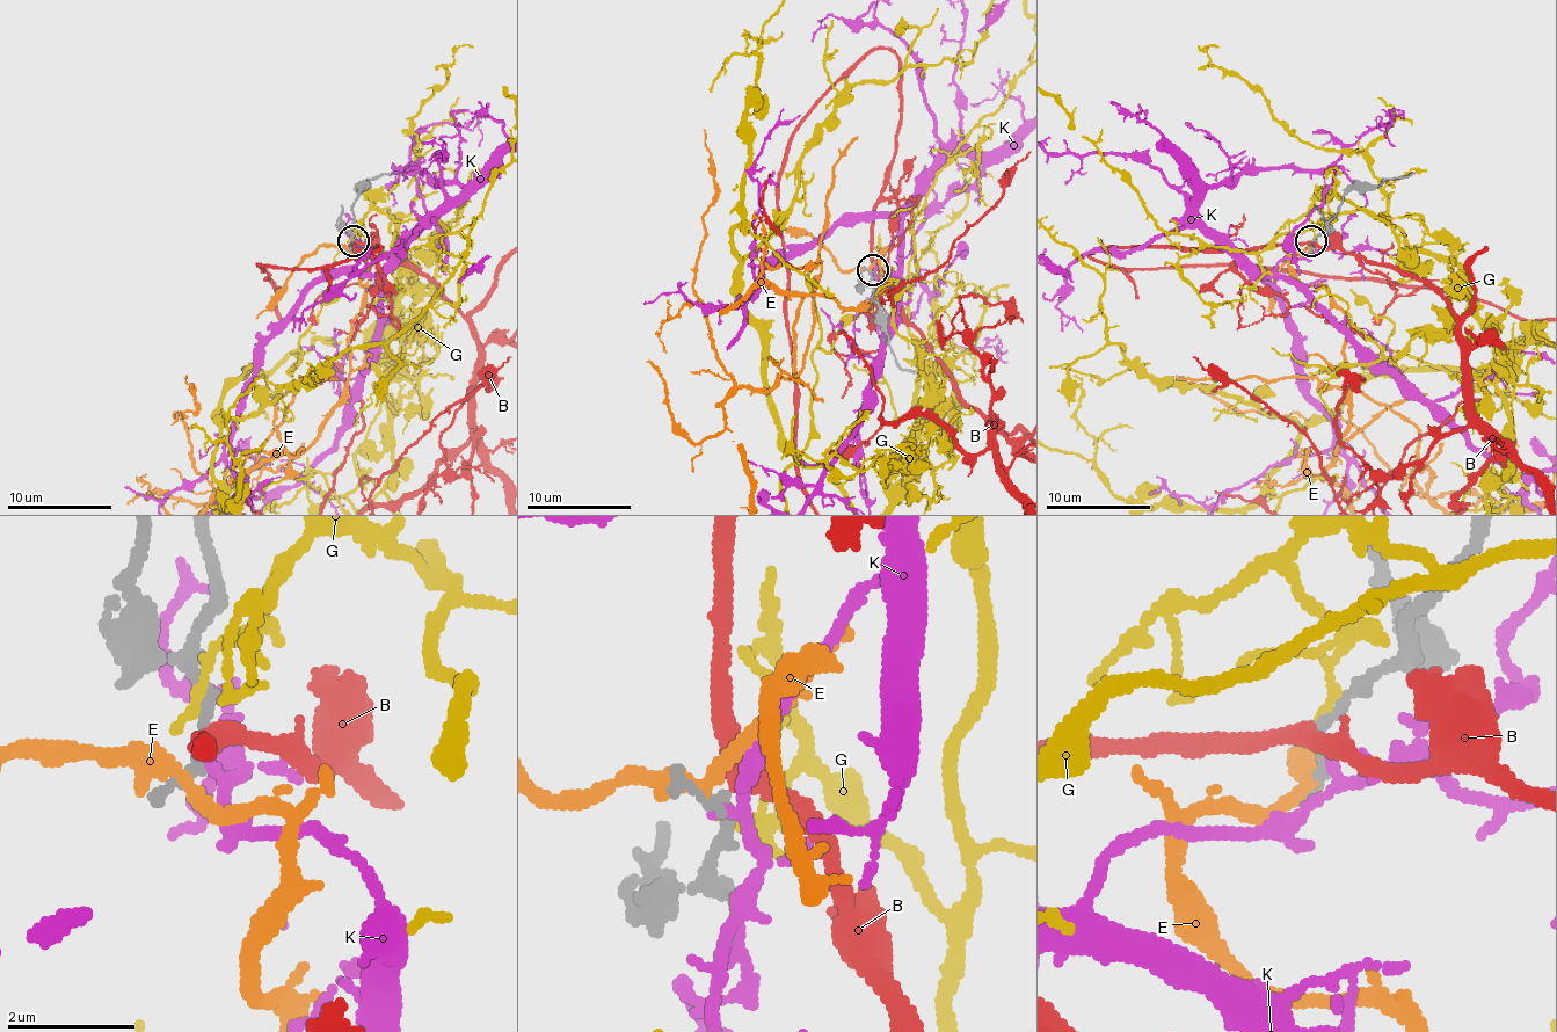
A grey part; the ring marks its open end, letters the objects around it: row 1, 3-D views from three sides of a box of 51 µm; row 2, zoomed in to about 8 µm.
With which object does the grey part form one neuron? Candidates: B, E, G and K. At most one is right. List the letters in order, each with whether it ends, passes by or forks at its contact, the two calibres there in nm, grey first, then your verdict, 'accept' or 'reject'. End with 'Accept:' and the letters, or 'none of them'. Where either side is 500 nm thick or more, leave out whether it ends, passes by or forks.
B: it passes by; 150 nm thick on the grey side, 280 nm on the other; accept
E: it passes by; 200 nm thick on the grey side, 300 nm on the other; reject
G: it ends there; 160 nm thick on the grey side, 150 nm on the other; reject
K: it passes by; 220 nm thick on the grey side, 120 nm on the other; reject
Accept: B

